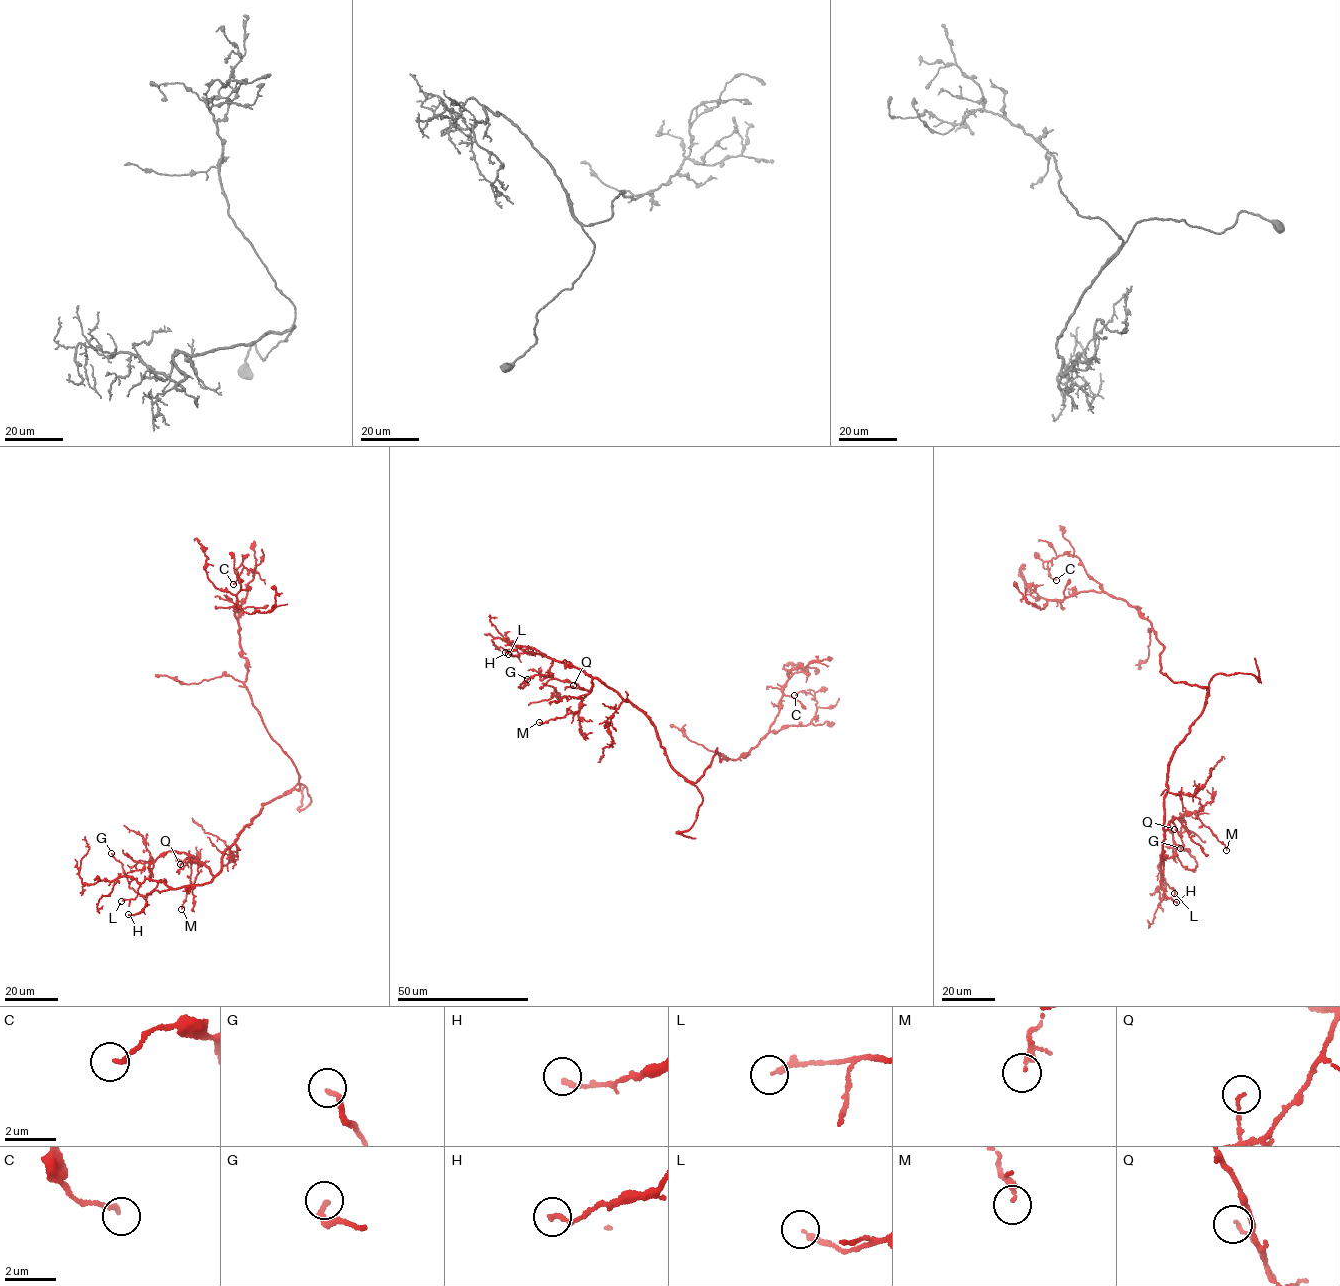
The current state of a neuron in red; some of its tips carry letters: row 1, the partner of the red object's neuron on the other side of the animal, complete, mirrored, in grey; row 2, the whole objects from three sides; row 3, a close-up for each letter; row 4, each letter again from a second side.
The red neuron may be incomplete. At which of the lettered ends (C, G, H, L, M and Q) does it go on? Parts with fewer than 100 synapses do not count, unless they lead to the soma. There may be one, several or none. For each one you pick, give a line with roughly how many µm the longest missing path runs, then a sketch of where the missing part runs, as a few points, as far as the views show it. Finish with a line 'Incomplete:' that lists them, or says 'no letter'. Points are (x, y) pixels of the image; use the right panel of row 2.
Incomplete: no letter

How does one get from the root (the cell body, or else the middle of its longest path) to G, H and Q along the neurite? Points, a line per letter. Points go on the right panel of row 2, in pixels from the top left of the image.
G: (1205, 687), (1202, 710), (1171, 759), (1163, 807), (1162, 862), (1176, 855), (1193, 870), (1195, 858), (1180, 848)
H: (1205, 687), (1208, 691), (1202, 710), (1171, 759), (1164, 801), (1164, 863), (1160, 880), (1164, 894), (1176, 902)
Q: (1205, 687), (1208, 691), (1203, 707), (1169, 767), (1164, 829), (1173, 816), (1178, 832), (1174, 829)

